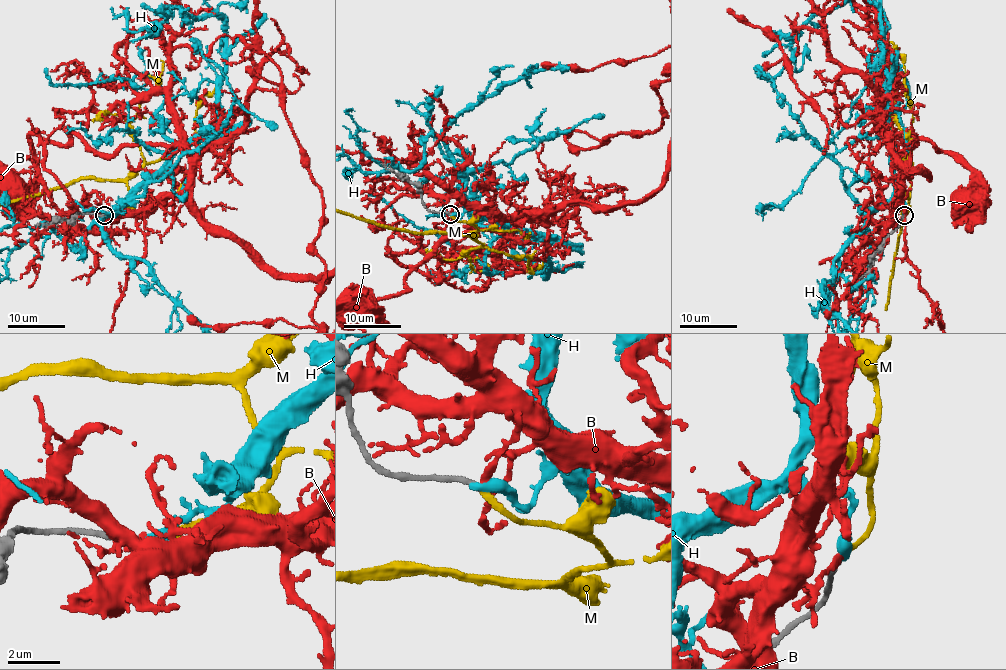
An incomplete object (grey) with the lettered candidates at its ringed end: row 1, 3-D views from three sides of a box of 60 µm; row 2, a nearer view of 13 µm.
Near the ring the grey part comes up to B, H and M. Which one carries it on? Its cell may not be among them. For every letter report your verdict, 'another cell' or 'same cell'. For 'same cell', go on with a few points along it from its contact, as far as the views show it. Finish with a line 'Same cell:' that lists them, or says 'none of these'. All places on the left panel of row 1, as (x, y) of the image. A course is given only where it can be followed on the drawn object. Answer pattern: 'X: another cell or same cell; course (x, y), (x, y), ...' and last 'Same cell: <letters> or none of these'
B: another cell
H: another cell
M: same cell
Same cell: M

